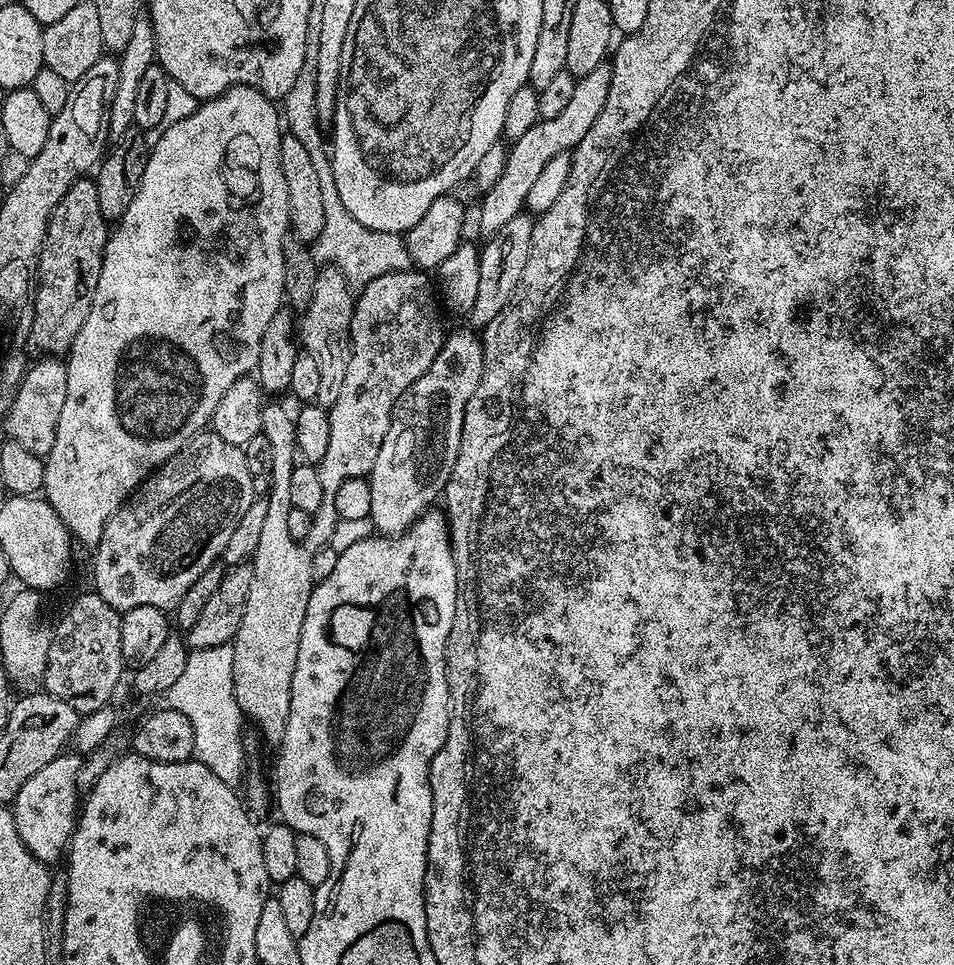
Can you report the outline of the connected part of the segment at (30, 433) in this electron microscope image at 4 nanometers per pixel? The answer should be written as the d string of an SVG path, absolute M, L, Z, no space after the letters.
M40 358L24 373L16 391L14 402L6 413L7 435L18 442L18 446L30 450L30 454L46 458L54 450L54 434L58 434L58 418L66 403L66 374L68 365L60 358Z

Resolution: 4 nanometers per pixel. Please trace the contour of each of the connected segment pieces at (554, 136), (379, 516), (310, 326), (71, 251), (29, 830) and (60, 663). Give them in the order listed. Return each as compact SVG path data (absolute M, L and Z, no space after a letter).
M604 61L599 64L593 73L579 77L576 81L573 96L569 104L557 115L556 118L544 119L536 122L526 130L522 137L511 143L509 147L506 166L503 167L502 177L498 178L494 186L483 193L480 206L478 228L484 238L496 235L502 226L506 226L511 218L521 215L525 207L525 200L530 189L534 186L535 179L550 158L564 152L571 153L578 142L589 132L597 121L598 115L606 104L612 81L611 65Z
M463 327L445 335L442 350L438 350L438 358L430 362L430 370L426 370L418 382L409 386L392 408L390 430L386 430L382 450L378 450L378 459L374 461L367 477L370 482L370 519L379 535L398 536L405 532L419 516L435 505L432 504L435 500L437 503L441 499L444 487L448 485L454 462L458 458L466 402L470 402L474 390L478 390L484 365L483 339L471 327Z
M335 266L321 267L318 282L314 282L314 298L310 298L310 306L303 309L301 315L304 317L299 317L298 320L298 340L303 351L314 354L318 361L319 385L315 403L321 404L323 408L332 408L334 402L338 402L342 378L346 378L352 311L355 309L353 285L349 284L348 279Z
M95 179L75 180L70 186L70 190L66 190L62 202L58 202L58 206L52 211L52 217L48 220L46 238L40 251L38 275L34 280L31 347L41 348L44 351L41 353L44 354L71 353L74 338L78 338L78 330L82 330L82 322L86 322L86 318L90 314L94 290L98 286L98 278L104 261L104 247L109 235L109 221L104 219L102 210L98 210L98 190Z
M75 751L61 752L54 762L46 762L34 778L28 779L10 805L14 826L18 826L18 838L22 838L26 850L30 850L34 858L43 860L49 866L55 865L55 860L65 855L76 830L78 805L82 800L82 793L76 786L81 763L81 757Z
M94 590L82 593L52 632L43 691L74 706L81 714L105 707L120 684L120 675L126 671L120 618L121 613Z

